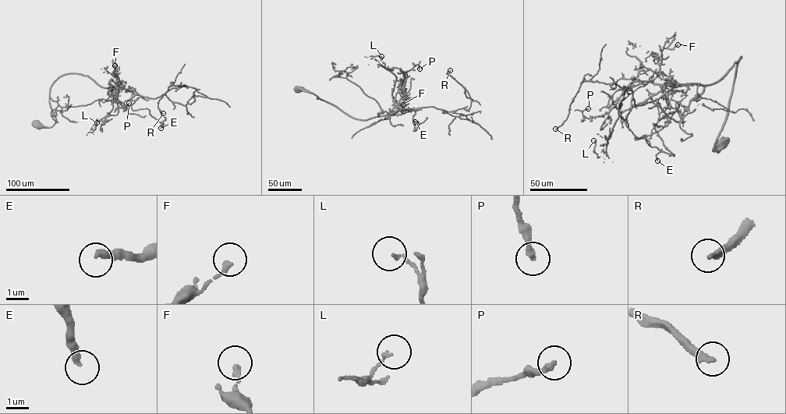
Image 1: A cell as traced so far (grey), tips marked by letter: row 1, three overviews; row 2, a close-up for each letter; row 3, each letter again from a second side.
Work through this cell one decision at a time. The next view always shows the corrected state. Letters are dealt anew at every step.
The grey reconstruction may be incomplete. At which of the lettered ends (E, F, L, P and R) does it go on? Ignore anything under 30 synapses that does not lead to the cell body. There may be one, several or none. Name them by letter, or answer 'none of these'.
E, R

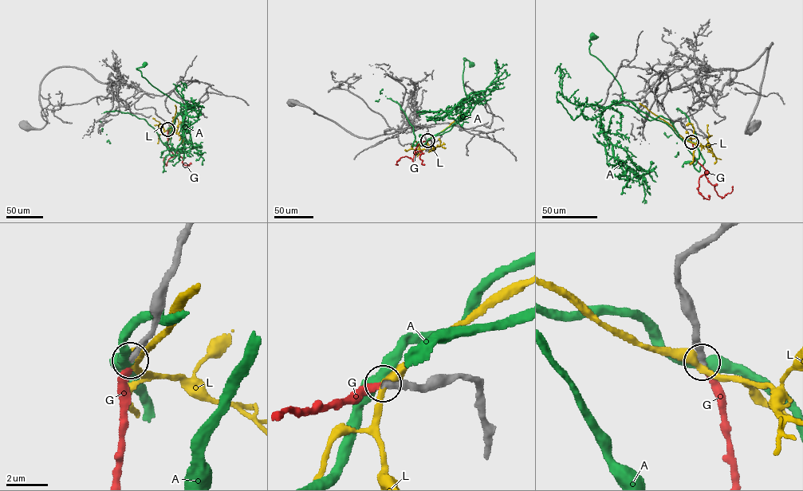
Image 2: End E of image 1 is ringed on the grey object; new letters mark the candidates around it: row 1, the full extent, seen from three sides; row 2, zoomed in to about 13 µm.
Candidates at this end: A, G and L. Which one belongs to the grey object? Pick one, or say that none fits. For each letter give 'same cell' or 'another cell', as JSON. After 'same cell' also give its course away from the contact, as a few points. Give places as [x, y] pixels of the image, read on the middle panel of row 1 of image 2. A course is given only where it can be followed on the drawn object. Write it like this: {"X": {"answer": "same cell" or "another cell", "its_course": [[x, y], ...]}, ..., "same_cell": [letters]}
{"A": {"answer": "another cell"}, "G": {"answer": "same cell", "its_course": [[427, 140], [417, 145], [414, 158], [401, 157], [395, 164], [398, 164]]}, "L": {"answer": "another cell"}, "same_cell": ["G"]}

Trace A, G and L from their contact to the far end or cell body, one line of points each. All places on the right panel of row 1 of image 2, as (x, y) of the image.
A: (691, 142), (681, 138), (665, 123), (624, 100), (618, 81), (589, 53), (591, 44), (588, 41), (592, 36)
G: (691, 143), (693, 157), (706, 170), (706, 176), (715, 185), (718, 194), (723, 197), (732, 191), (733, 186)
L: (691, 142), (639, 103)

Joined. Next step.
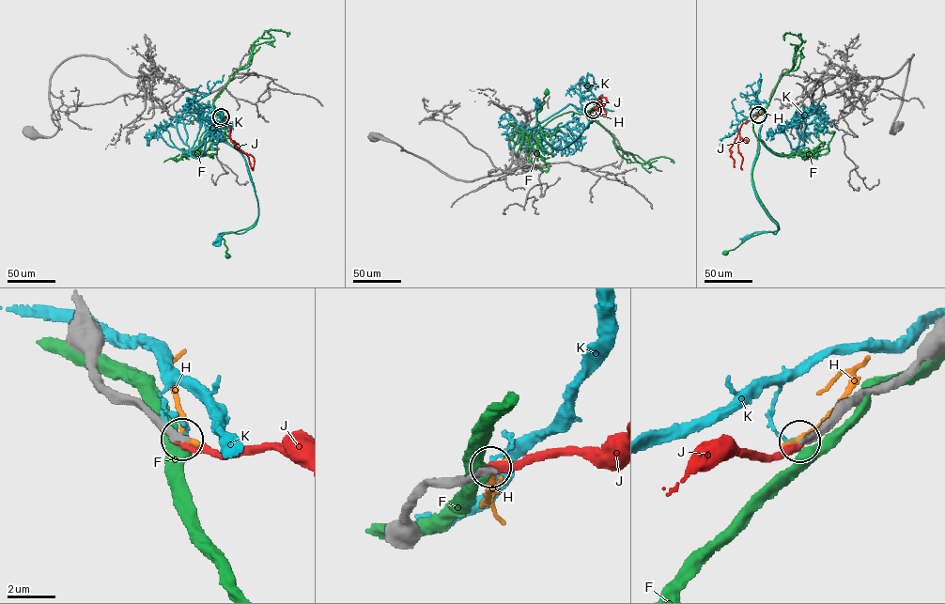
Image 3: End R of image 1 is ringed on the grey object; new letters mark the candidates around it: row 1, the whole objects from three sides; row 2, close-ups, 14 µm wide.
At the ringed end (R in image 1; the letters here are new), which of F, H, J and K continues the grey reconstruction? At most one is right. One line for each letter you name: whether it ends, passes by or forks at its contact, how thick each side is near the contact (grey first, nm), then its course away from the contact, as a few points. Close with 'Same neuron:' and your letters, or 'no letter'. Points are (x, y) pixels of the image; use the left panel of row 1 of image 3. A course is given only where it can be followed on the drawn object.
J: it ends there; 300 nm thick on the grey side, 320 nm on the other; it runs (221, 116), (227, 119), (230, 140), (253, 157), (253, 170)
Same neuron: J

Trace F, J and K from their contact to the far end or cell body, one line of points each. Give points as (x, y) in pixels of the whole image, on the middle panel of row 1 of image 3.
F: (592, 110), (585, 113), (592, 122), (580, 135), (555, 149), (546, 141), (536, 116), (547, 92)
J: (592, 110), (597, 110), (600, 99), (596, 100), (606, 114), (599, 115)
K: (592, 110), (586, 112), (573, 106), (593, 121), (571, 142), (557, 148), (542, 137), (536, 117), (538, 104)

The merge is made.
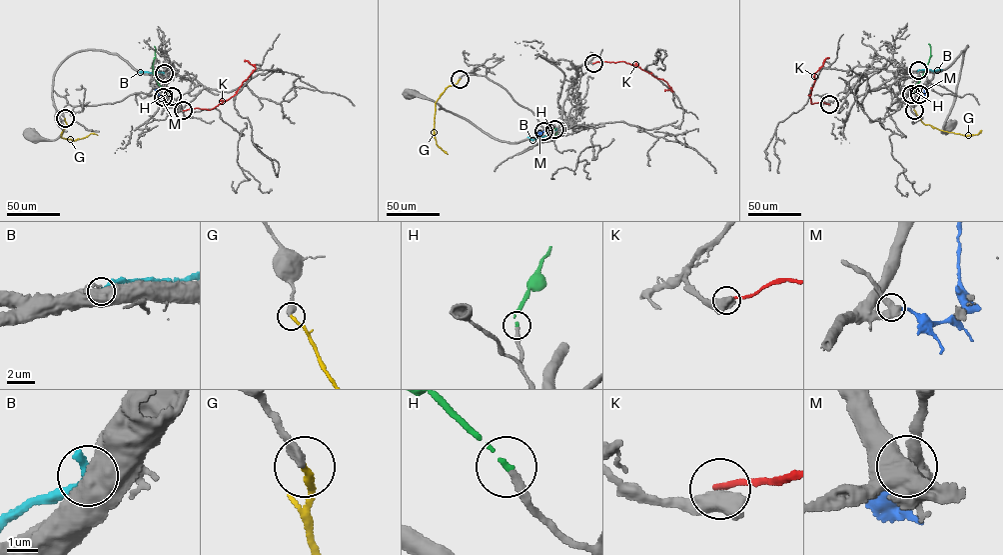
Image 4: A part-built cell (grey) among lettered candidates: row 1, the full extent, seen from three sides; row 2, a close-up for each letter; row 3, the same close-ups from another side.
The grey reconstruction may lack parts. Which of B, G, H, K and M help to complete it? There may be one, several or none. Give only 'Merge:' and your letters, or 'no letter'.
Merge: G, H

